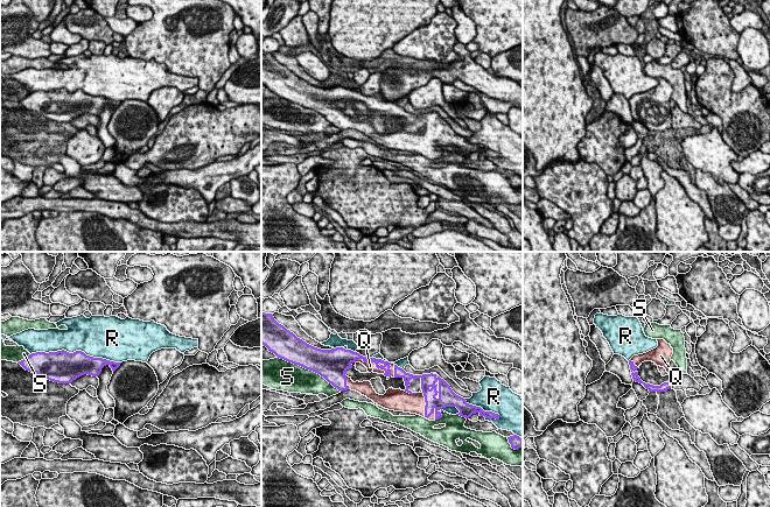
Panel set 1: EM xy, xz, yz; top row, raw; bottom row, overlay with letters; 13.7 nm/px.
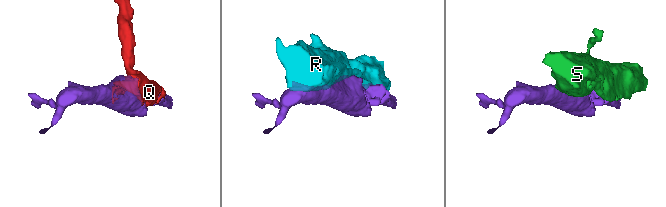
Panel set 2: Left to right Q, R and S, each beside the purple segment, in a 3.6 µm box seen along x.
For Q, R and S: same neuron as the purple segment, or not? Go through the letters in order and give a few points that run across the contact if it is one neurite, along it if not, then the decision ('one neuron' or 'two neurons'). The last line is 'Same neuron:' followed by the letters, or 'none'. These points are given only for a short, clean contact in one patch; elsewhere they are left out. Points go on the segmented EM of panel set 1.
Q: one neuron
R: two neurons
S: two neurons
Same neuron: Q

